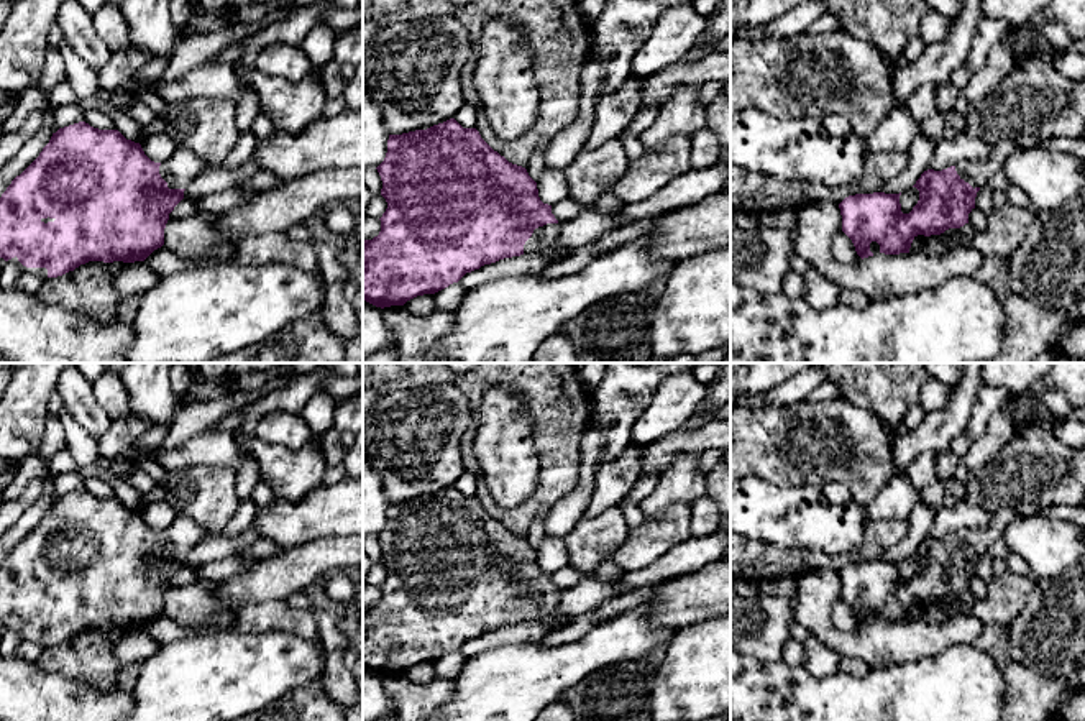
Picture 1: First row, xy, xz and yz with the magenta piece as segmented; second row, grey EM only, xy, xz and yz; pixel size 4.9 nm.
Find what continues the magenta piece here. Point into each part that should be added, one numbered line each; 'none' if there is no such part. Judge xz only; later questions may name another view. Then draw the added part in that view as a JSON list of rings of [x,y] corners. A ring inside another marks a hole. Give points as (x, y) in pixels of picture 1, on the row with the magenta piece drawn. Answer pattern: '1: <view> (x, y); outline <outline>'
1: xz (545, 240); outline [[[547,223],[533,230],[532,237],[524,245],[524,255],[537,253],[548,263],[558,261],[555,256],[560,251],[570,250],[560,241],[561,223]]]

